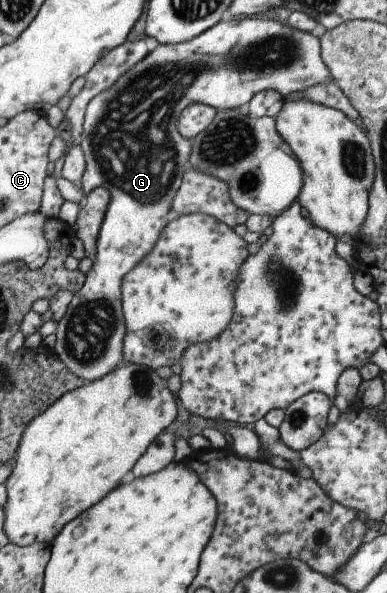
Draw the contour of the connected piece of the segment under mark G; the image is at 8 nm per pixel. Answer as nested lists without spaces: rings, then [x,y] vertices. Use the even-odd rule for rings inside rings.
[[[239,18],[239,20],[220,20],[217,24],[210,26],[207,30],[197,36],[190,38],[188,41],[180,43],[158,44],[153,50],[149,51],[142,59],[139,59],[133,66],[123,71],[120,77],[117,77],[113,84],[110,84],[105,90],[99,91],[93,98],[86,102],[84,117],[82,120],[81,130],[78,136],[77,145],[84,156],[85,166],[81,175],[81,184],[83,186],[105,187],[109,193],[107,206],[105,207],[103,218],[101,219],[99,230],[96,236],[95,256],[92,258],[89,270],[84,274],[83,284],[76,290],[68,302],[63,318],[56,324],[55,344],[51,350],[53,354],[61,361],[75,376],[85,380],[95,380],[103,374],[107,374],[117,365],[123,364],[120,355],[120,346],[124,337],[125,325],[120,311],[120,284],[123,275],[138,265],[142,258],[148,254],[151,247],[154,247],[159,231],[167,222],[167,212],[172,206],[172,198],[177,192],[180,185],[182,174],[190,168],[188,156],[190,153],[190,144],[183,140],[177,130],[177,121],[179,113],[191,103],[205,103],[206,98],[251,98],[256,92],[269,89],[278,92],[283,98],[287,95],[303,92],[306,88],[333,82],[325,63],[320,57],[320,46],[318,38],[310,34],[295,30],[287,25],[281,25],[277,21],[261,20],[259,18]]]

